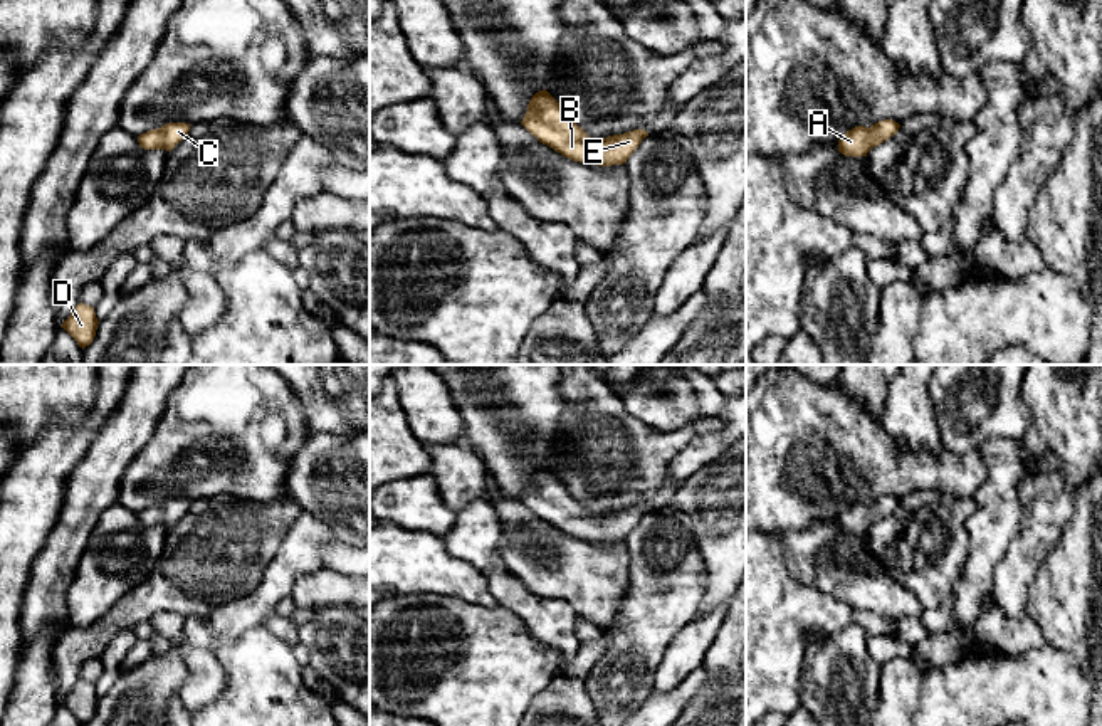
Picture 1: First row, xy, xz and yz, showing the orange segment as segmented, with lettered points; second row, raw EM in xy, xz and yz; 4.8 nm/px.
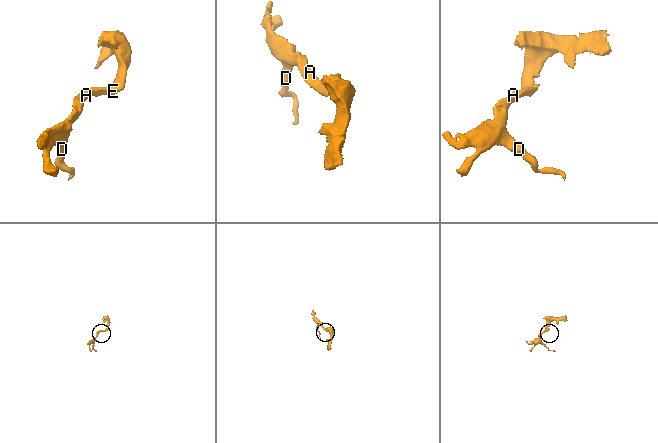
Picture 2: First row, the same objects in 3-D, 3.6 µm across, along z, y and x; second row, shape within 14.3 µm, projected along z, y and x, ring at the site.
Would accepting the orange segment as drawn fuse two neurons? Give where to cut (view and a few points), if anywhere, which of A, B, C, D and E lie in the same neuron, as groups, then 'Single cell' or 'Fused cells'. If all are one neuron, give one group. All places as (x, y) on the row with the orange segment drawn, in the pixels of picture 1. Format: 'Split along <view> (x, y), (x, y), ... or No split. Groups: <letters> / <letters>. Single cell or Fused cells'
No split. Groups: A B C D E. Single cell

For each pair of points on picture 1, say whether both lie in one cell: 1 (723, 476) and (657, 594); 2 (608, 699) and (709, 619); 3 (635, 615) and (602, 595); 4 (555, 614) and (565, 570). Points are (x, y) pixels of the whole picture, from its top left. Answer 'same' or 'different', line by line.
1: different
2: different
3: different
4: different

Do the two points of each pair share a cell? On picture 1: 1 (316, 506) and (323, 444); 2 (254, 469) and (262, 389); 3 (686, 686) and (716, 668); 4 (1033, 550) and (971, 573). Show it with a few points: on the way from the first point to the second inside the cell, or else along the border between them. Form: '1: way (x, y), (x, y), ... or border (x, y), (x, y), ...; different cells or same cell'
1: way (323, 491), (323, 459); same cell
2: way (254, 449), (254, 409); same cell
3: border (703, 666), (704, 683), (684, 708); different cells
4: border (1020, 530), (1020, 535), (997, 568), (990, 594); different cells

